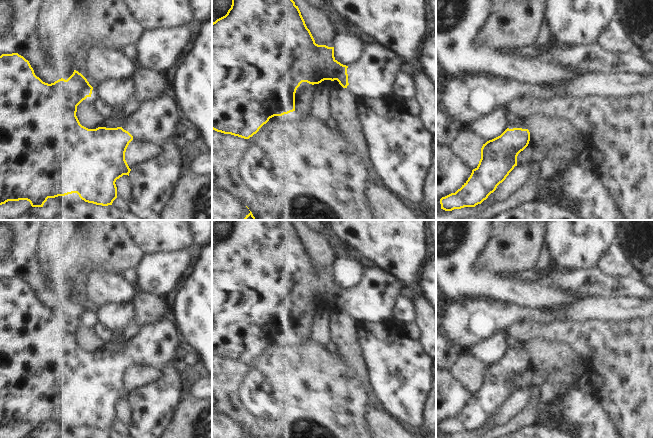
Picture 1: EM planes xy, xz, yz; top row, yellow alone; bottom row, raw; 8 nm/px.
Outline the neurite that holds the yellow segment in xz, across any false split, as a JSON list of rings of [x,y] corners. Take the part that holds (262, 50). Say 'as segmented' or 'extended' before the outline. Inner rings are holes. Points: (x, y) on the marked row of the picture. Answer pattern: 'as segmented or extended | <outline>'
extended | [[[232,0],[231,8],[227,14],[212,23],[212,129],[224,134],[231,134],[244,139],[249,139],[274,116],[282,116],[295,111],[295,93],[302,82],[319,84],[324,80],[337,80],[343,88],[349,89],[353,94],[361,98],[371,97],[375,100],[391,100],[395,89],[401,65],[405,61],[398,54],[379,43],[368,44],[361,59],[349,66],[338,62],[334,57],[334,47],[318,45],[307,28],[298,6],[293,0]]]

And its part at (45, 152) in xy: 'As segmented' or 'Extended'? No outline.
Extended.

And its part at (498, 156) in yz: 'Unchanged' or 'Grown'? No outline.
Grown.

